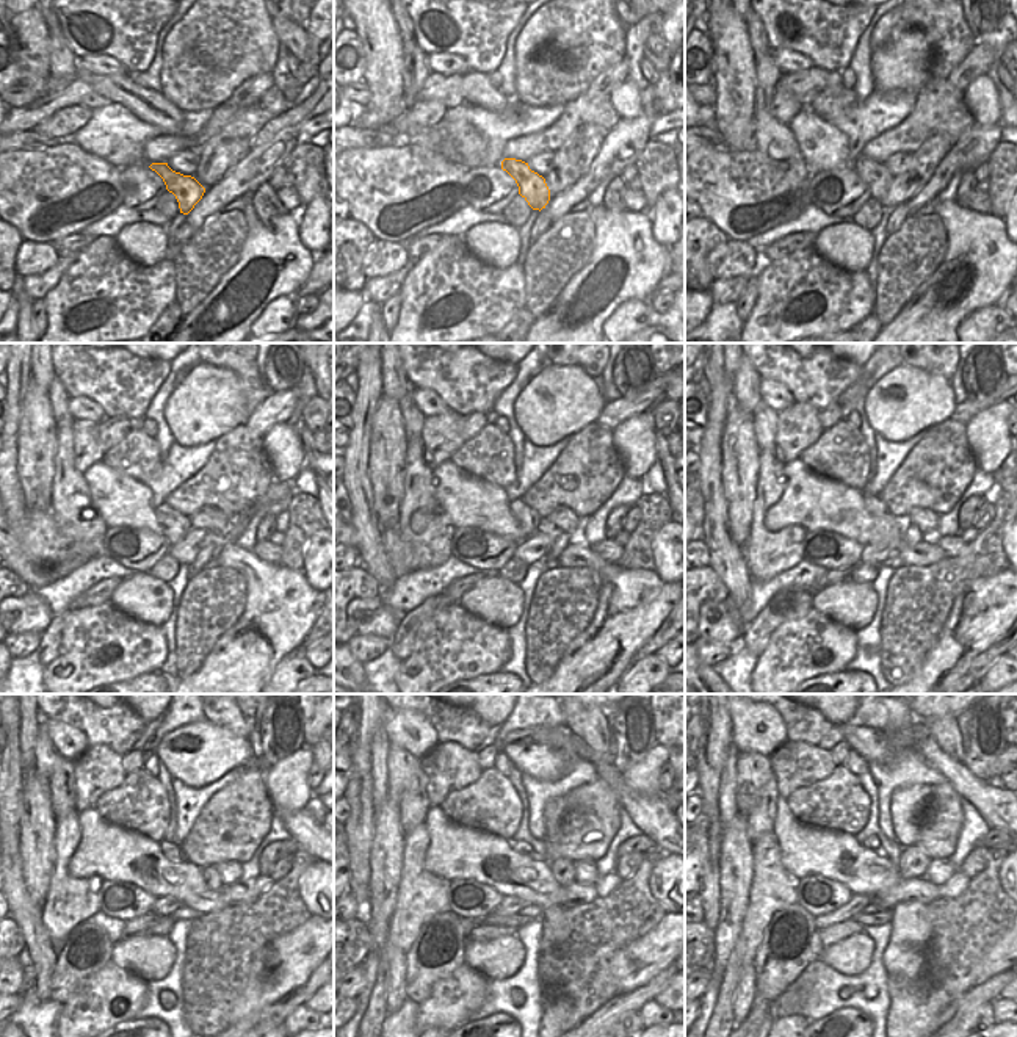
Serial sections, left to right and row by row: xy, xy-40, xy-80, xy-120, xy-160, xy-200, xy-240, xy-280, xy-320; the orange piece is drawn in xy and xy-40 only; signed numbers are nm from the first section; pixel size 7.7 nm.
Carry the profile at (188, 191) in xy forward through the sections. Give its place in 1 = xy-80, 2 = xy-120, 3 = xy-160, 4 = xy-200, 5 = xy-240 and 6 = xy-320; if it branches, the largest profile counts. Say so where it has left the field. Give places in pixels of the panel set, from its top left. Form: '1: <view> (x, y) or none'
1: xy-80 (875, 174)
2: xy-120 (176, 525)
3: xy-160 (528, 519)
4: xy-200 (873, 503)
5: xy-240 (171, 851)
6: xy-320 (873, 843)

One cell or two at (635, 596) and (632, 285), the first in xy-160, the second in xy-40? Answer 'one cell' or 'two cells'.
one cell

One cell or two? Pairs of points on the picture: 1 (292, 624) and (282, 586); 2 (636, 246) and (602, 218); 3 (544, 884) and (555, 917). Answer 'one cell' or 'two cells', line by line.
1: one cell
2: one cell
3: two cells

